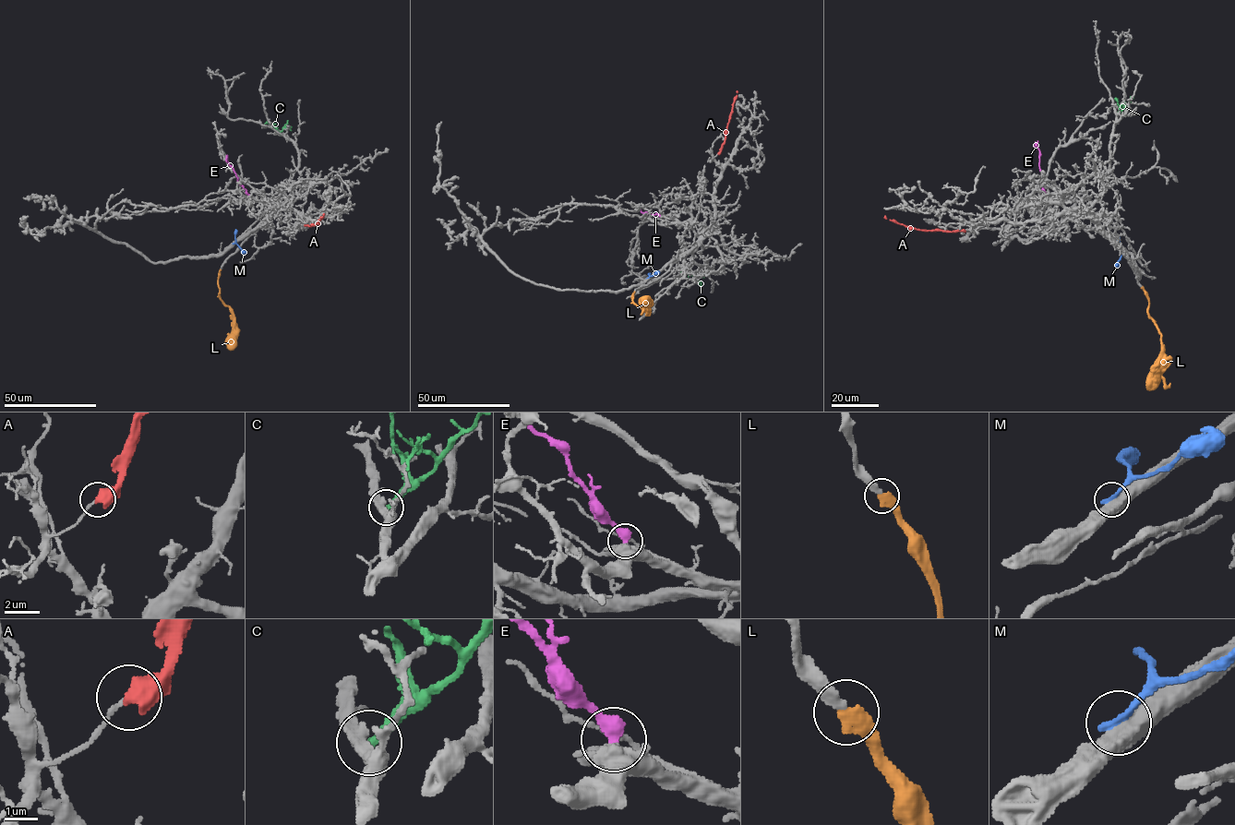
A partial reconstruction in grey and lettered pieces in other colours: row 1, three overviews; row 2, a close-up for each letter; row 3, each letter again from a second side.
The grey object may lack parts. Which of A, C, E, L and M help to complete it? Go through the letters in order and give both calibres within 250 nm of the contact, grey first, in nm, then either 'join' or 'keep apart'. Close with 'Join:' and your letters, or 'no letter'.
A: 120/650 nm | keep apart
C: 380/280 nm | keep apart
E: 550/400 nm | join
L: 320/360 nm | join
M: 550/300 nm | keep apart
Join: E, L

